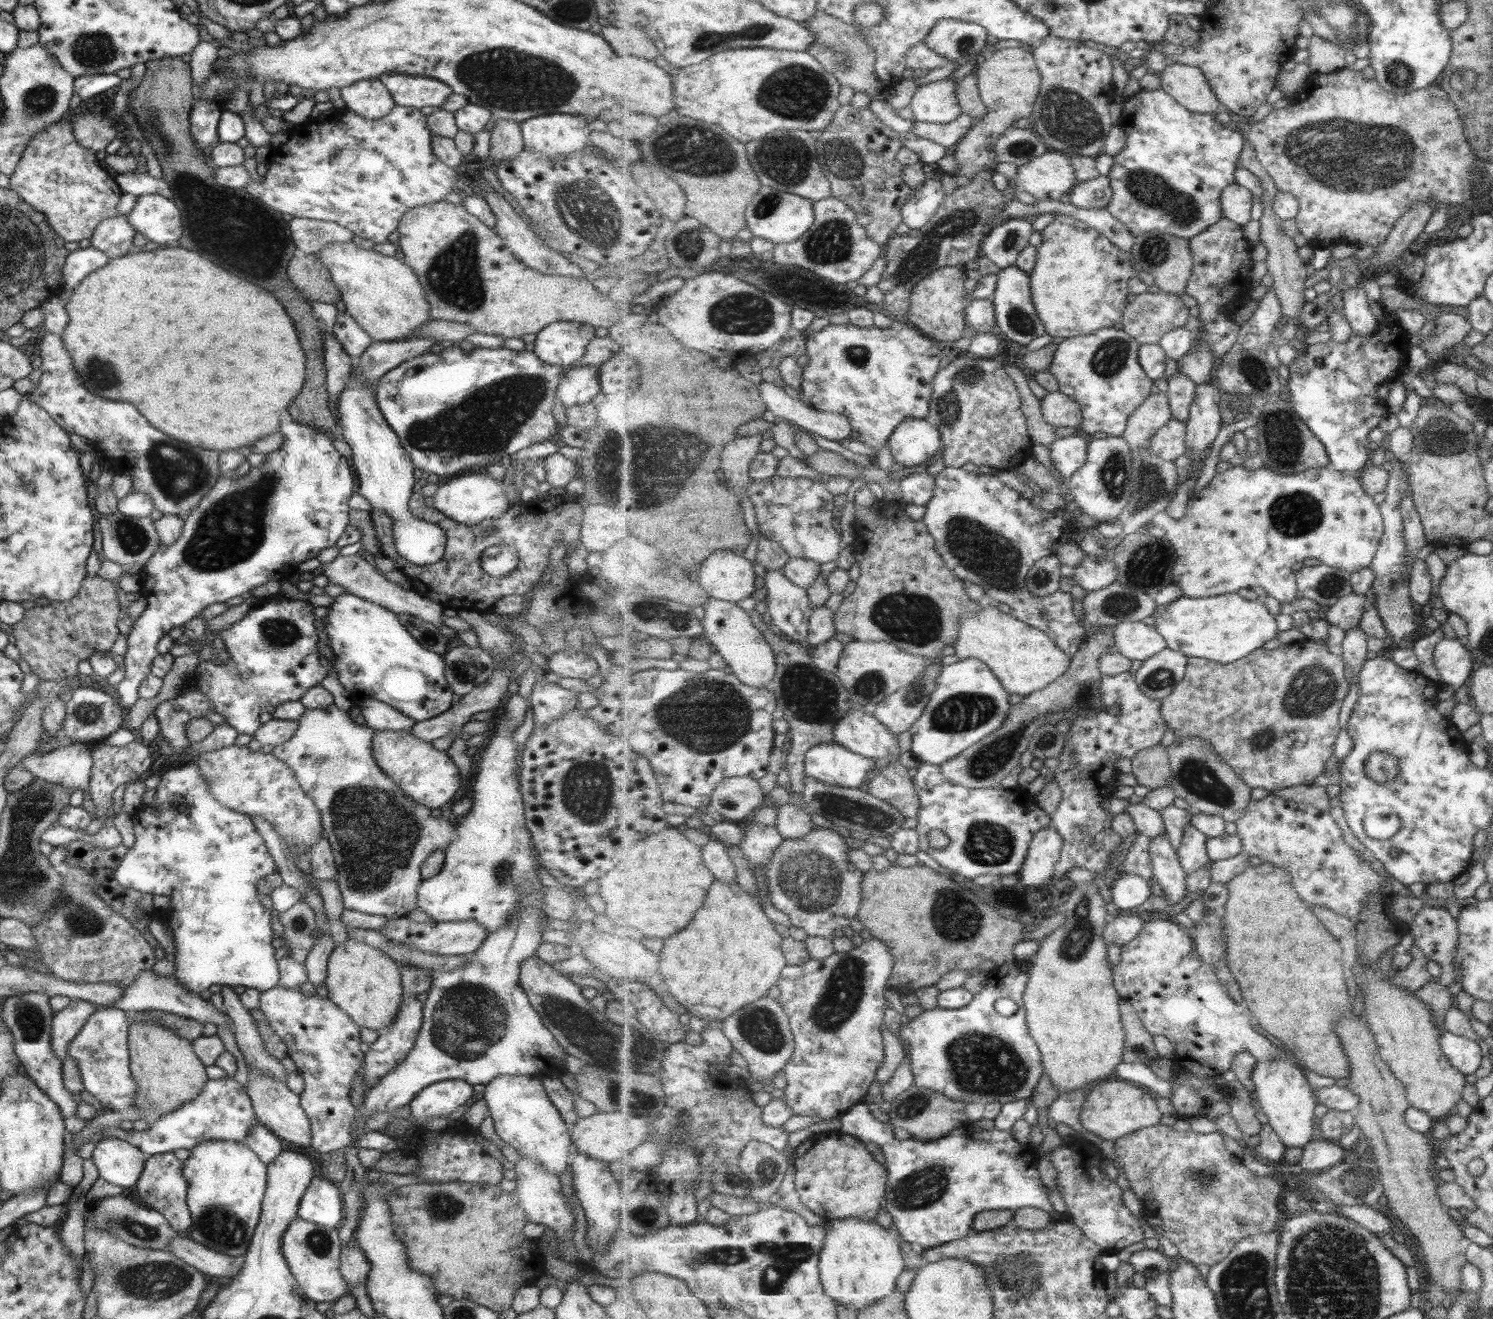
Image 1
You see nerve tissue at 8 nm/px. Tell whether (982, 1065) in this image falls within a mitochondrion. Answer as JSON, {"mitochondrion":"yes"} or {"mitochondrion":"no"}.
{"mitochondrion":"yes"}

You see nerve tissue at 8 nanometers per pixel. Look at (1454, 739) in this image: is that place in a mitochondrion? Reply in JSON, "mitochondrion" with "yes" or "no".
{"mitochondrion":"no"}

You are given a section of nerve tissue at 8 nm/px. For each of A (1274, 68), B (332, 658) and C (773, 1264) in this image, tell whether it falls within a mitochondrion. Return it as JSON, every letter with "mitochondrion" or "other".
{"A":"other","B":"other","C":"mitochondrion"}

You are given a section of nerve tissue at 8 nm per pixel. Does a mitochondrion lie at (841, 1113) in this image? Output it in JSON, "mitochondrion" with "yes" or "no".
{"mitochondrion":"no"}

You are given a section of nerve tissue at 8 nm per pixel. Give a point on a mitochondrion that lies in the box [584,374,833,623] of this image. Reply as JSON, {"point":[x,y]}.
{"point":[673,453]}

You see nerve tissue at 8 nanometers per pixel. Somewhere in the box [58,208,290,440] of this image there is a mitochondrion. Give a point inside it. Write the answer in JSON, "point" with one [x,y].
{"point":[100,375]}

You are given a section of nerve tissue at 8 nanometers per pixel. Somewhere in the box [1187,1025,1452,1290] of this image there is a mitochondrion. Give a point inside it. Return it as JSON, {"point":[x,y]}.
{"point":[1357,1183]}

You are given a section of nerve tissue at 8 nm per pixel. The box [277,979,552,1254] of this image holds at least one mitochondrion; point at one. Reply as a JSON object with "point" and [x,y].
{"point":[443,1206]}

